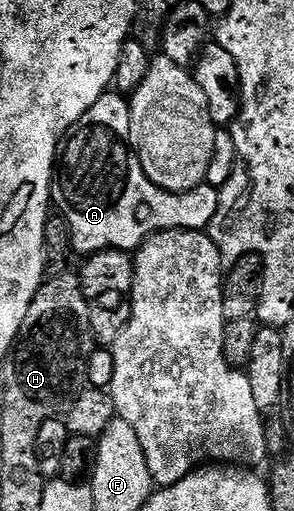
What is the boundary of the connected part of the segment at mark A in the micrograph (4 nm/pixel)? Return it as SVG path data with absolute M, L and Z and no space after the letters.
M109 91L103 93L98 99L98 103L94 103L94 107L90 107L90 111L86 111L82 115L82 119L78 119L78 123L73 125L67 134L66 140L62 145L62 152L58 157L58 176L54 181L54 205L58 208L59 216L70 227L72 232L72 247L77 254L91 255L101 253L107 249L122 249L125 251L135 251L156 233L164 233L168 229L199 229L207 230L208 225L214 219L214 215L218 211L218 203L220 202L220 189L215 185L203 184L197 189L191 189L185 193L171 193L165 189L158 188L154 183L150 183L150 179L146 179L146 171L142 171L142 163L137 159L135 153L132 152L132 146L129 145L130 139L130 104L119 92Z

